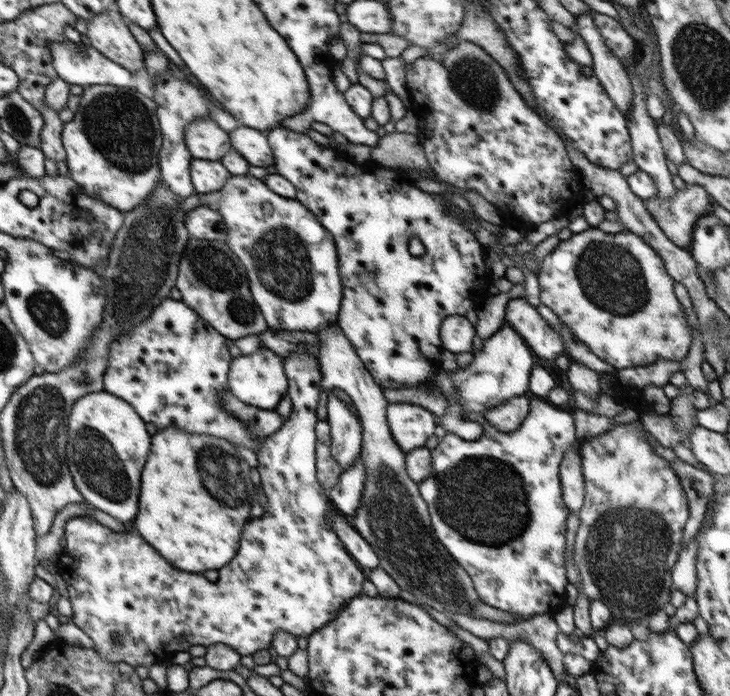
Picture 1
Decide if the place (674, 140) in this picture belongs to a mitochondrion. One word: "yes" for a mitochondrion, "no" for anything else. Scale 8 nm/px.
no

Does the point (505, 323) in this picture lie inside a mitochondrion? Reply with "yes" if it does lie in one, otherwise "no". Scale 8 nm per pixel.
no

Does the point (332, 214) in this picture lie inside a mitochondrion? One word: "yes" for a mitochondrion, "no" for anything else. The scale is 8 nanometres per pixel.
no

